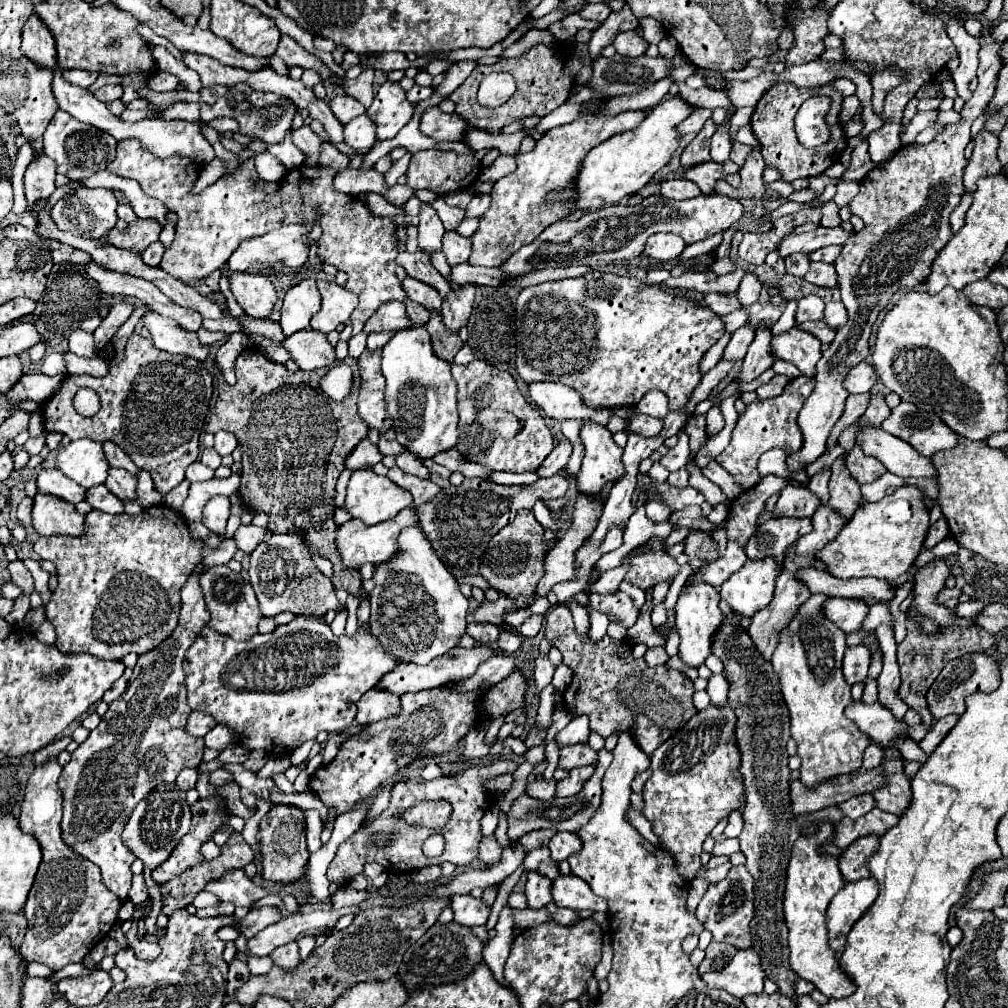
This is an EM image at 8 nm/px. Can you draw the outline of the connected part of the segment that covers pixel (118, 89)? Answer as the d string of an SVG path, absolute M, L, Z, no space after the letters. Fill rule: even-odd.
M106 85L106 87L100 87L100 89L94 93L94 97L96 97L96 99L102 99L102 103L120 99L120 97L122 97L122 85Z

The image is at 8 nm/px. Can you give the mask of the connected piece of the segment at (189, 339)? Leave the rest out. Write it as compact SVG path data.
M146 311L142 315L142 321L144 327L152 333L152 341L158 349L168 353L182 353L198 361L204 361L208 357L208 347L200 345L196 333L182 331L178 323L174 323L174 319L166 319L154 311Z

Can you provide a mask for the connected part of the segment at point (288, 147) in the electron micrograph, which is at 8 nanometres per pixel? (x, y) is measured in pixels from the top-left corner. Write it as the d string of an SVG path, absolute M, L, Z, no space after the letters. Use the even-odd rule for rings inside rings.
M291 129L288 130L282 142L267 146L267 150L275 156L286 169L300 167L304 160L303 152L292 142L291 132Z

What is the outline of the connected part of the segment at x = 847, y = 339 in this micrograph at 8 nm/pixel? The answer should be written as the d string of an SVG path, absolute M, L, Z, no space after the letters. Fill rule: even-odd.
M984 27L980 43L982 43L982 49L980 49L980 67L978 67L978 87L972 93L970 101L964 103L964 107L960 111L960 121L954 123L954 125L948 125L942 133L936 135L934 141L930 141L926 145L904 145L904 147L900 147L892 155L892 159L888 159L884 163L878 163L862 179L858 195L850 201L852 215L858 215L866 223L866 227L862 231L858 231L854 235L854 239L850 239L850 241L846 241L842 245L842 253L834 261L834 267L836 267L836 273L838 273L838 289L840 289L842 303L844 303L844 307L848 311L850 321L842 329L838 329L836 339L830 343L830 347L822 353L822 359L818 361L816 375L814 375L816 387L810 393L810 397L804 401L804 407L798 413L798 427L800 427L802 437L806 441L802 443L800 451L788 455L786 465L788 465L790 471L804 471L810 463L814 463L826 451L826 439L830 435L830 429L842 417L844 401L848 397L846 389L842 387L842 379L846 377L846 373L854 365L864 361L866 355L870 353L870 347L868 347L870 327L876 321L880 309L884 309L888 305L888 301L892 299L892 295L896 291L900 291L900 287L916 287L916 285L924 283L928 279L928 275L930 275L930 265L932 265L934 257L938 255L938 251L952 237L950 215L960 205L960 197L964 195L964 169L968 165L964 149L966 149L966 145L970 141L970 127L972 127L974 119L984 113L990 97L994 95L998 67L1002 65L1002 61L998 59L998 47L1002 43L990 39L990 29L988 27Z

